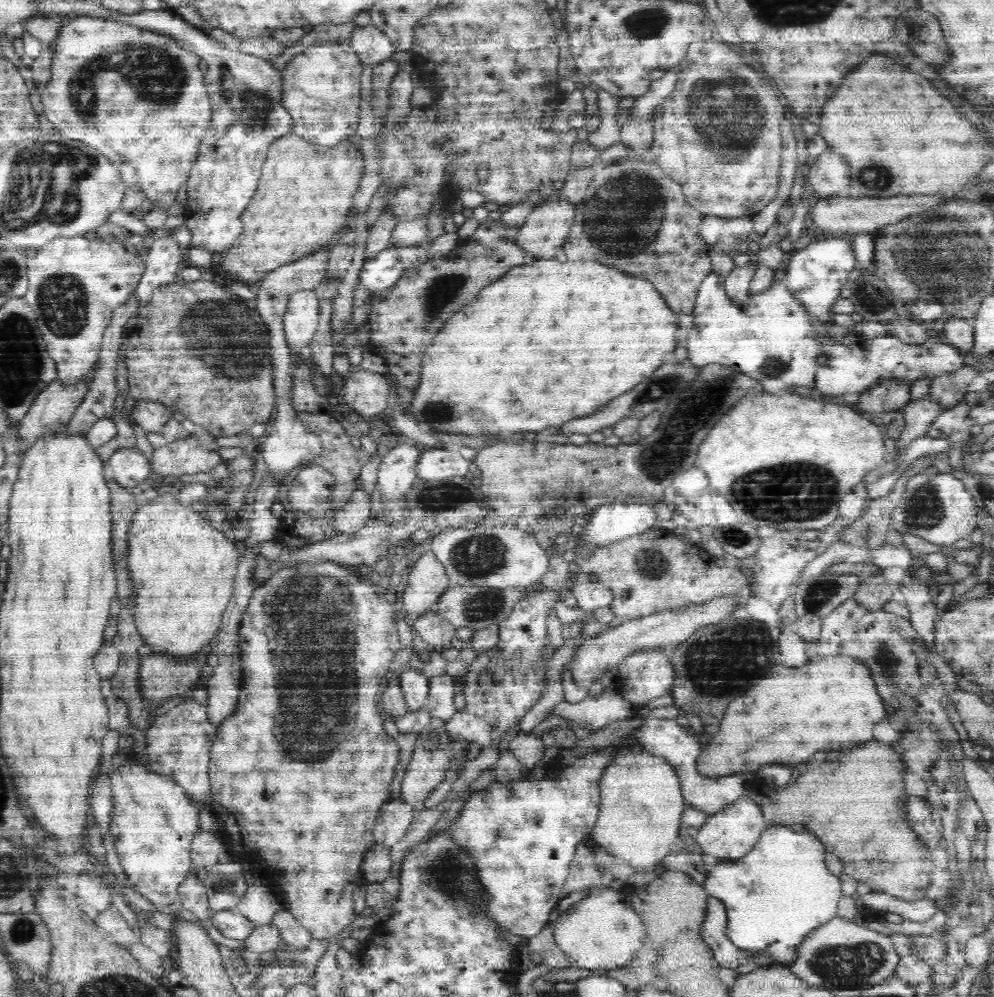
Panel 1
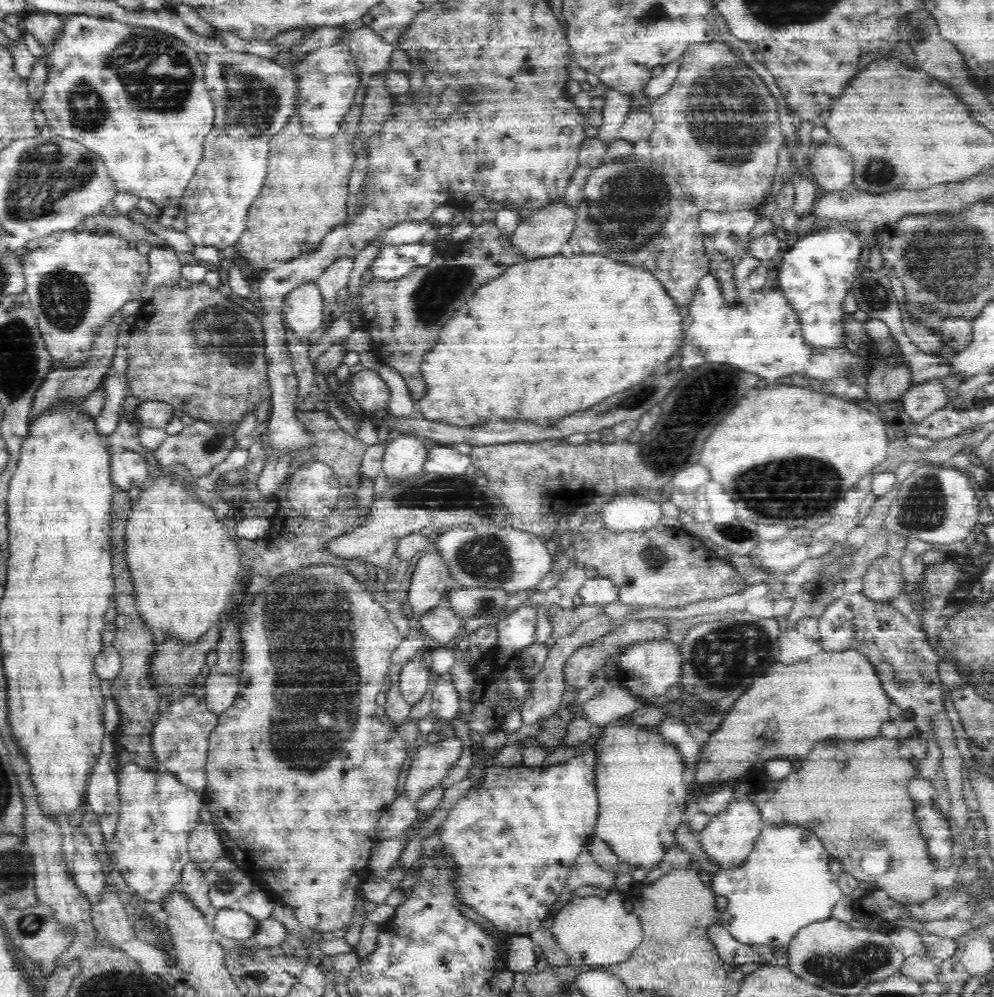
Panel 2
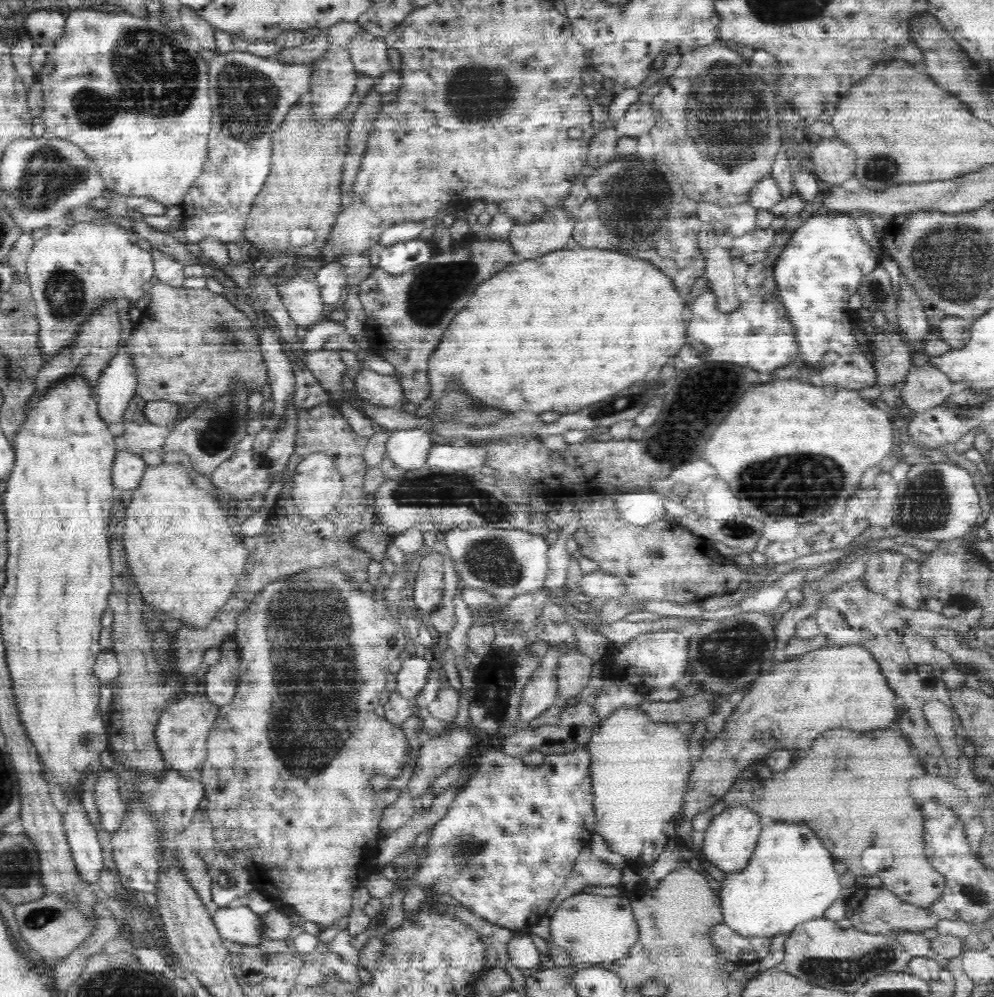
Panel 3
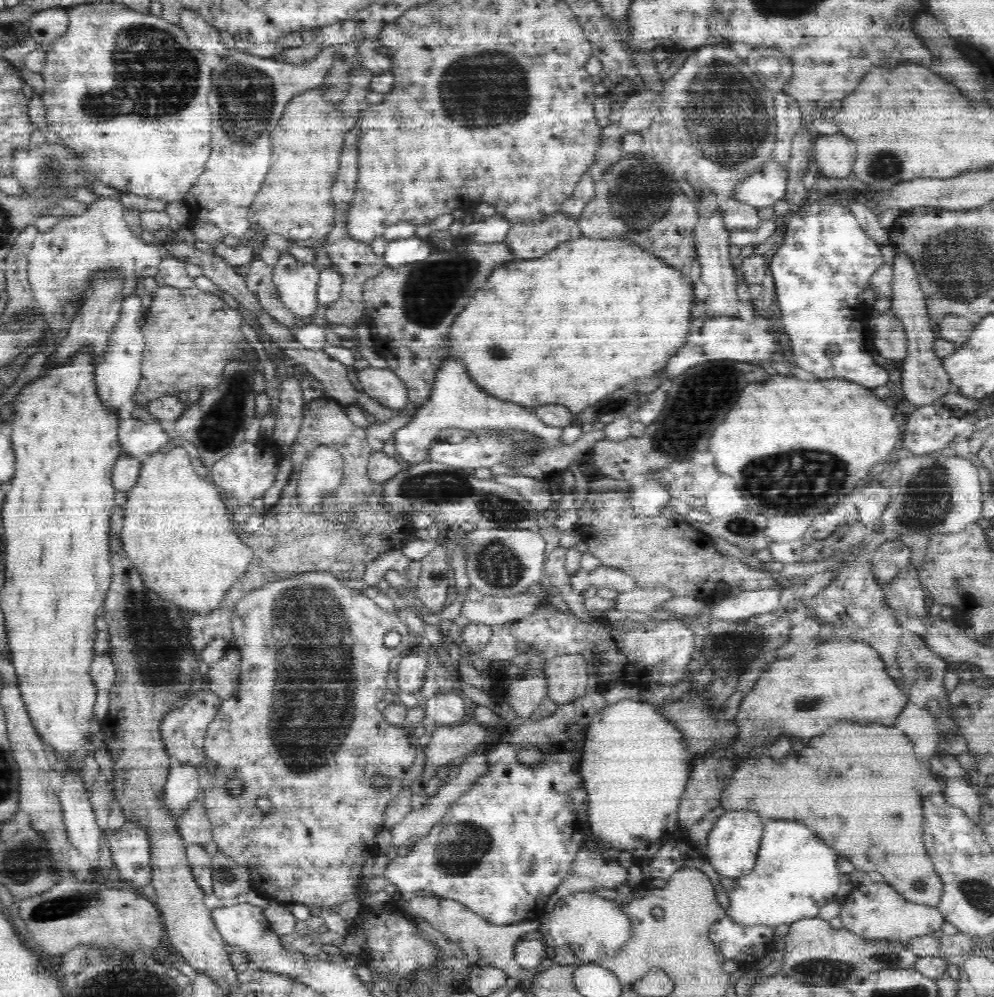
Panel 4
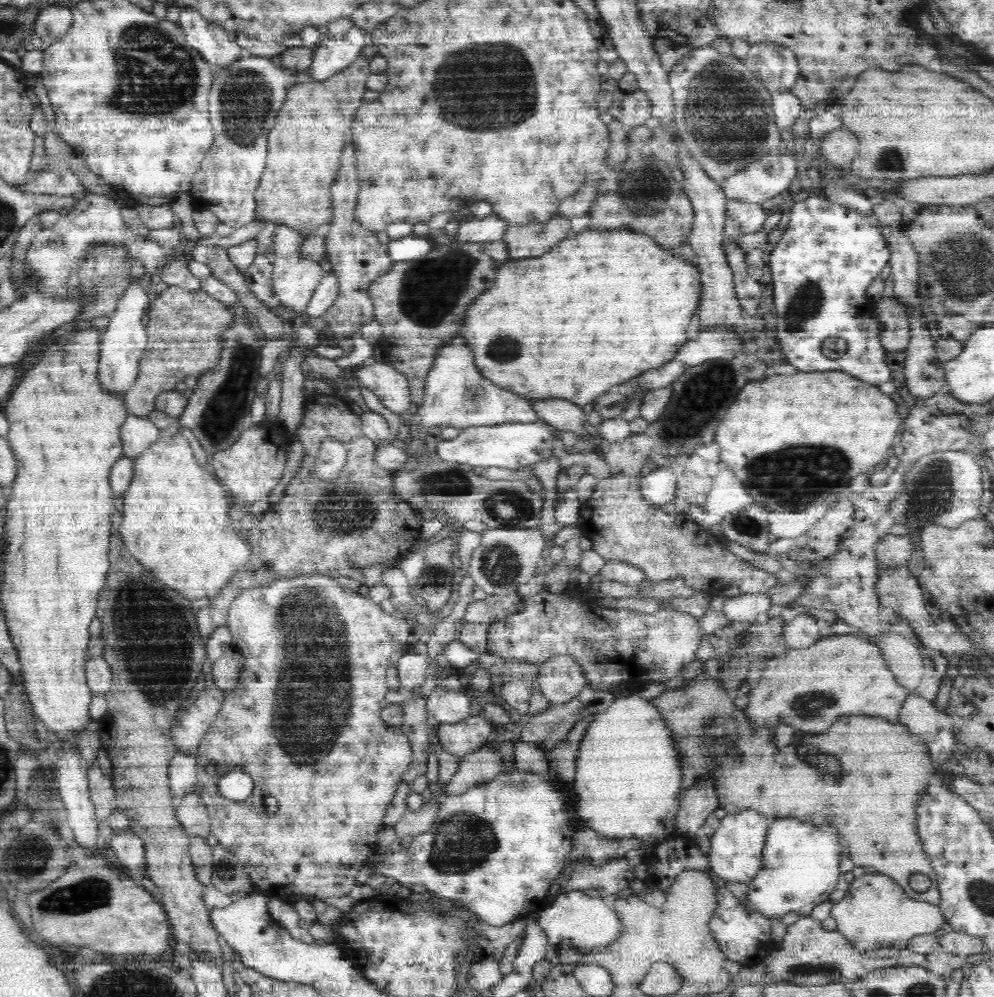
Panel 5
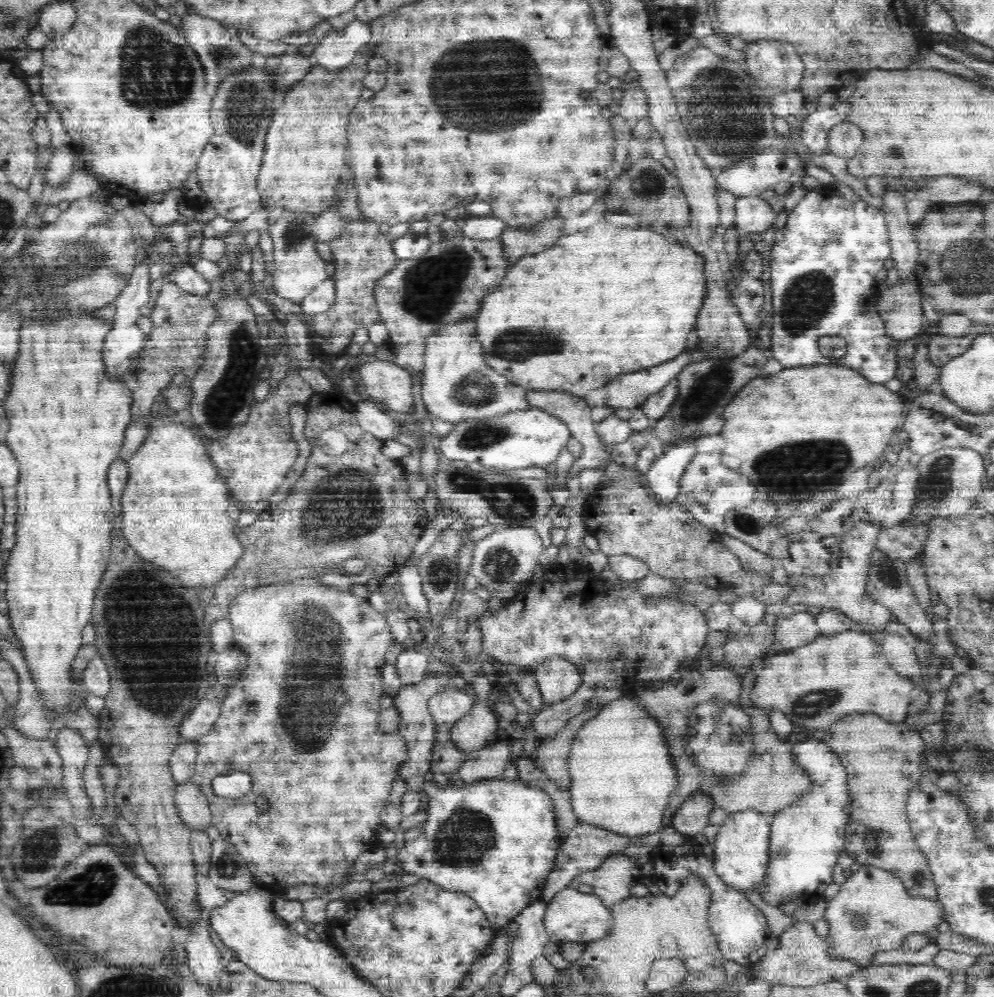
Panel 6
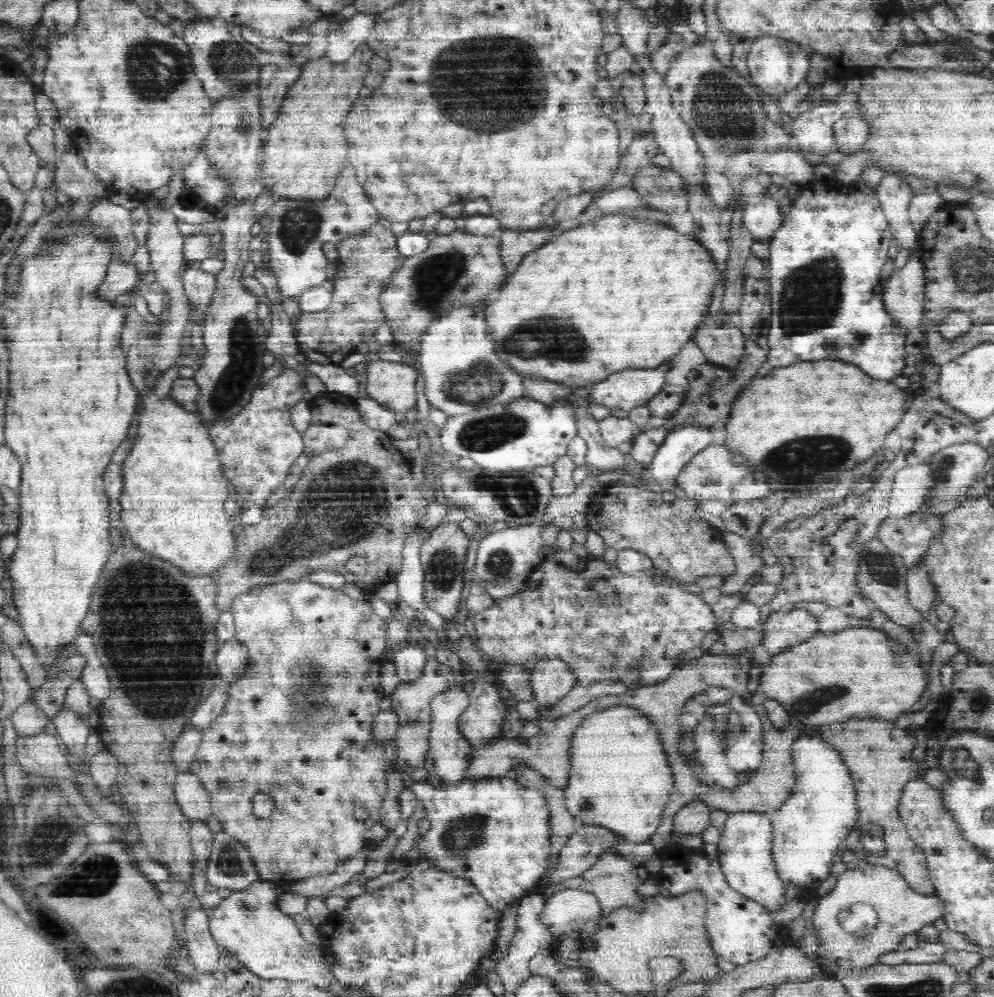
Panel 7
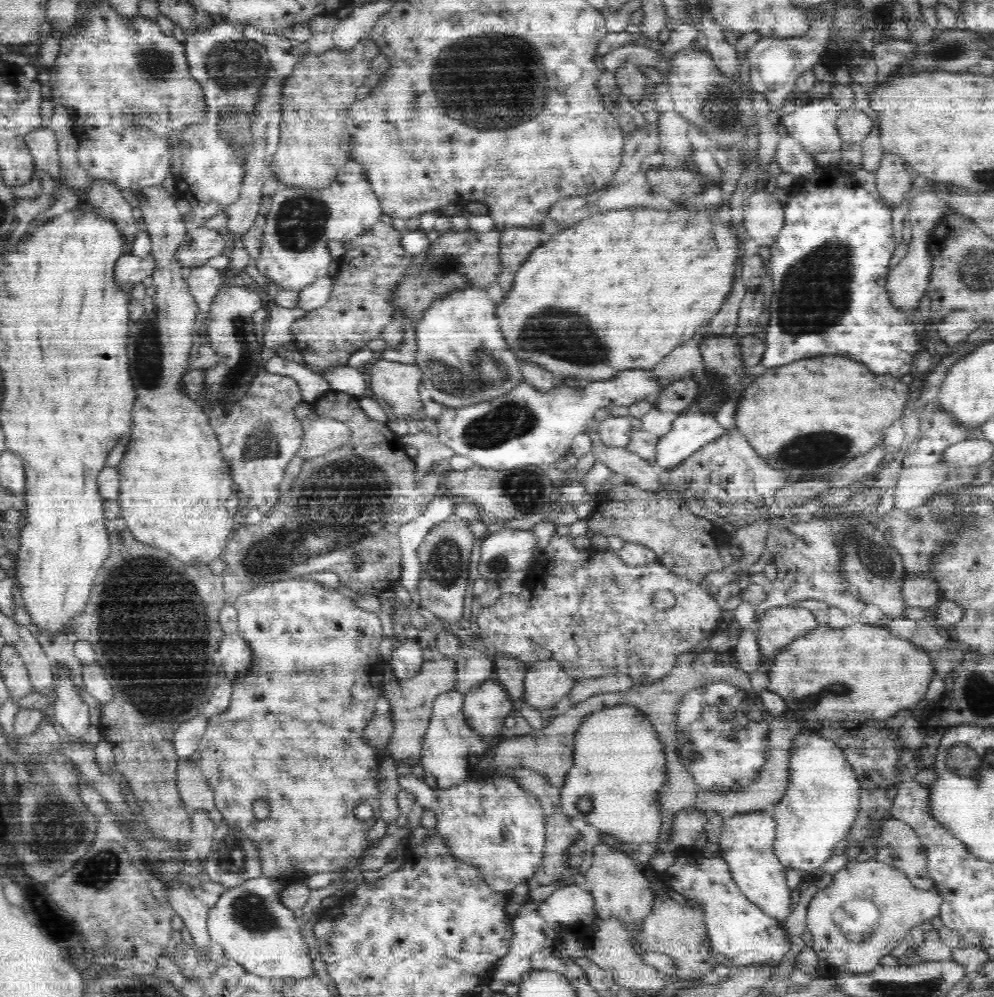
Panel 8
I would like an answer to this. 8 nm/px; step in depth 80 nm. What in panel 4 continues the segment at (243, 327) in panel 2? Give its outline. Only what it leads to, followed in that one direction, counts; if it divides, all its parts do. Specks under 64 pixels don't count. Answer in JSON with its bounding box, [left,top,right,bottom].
[130,282,244,408]

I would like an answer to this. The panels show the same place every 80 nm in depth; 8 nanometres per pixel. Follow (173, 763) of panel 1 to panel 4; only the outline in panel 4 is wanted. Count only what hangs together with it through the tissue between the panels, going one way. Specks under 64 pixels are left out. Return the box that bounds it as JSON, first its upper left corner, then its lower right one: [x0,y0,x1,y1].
[162,690,223,765]

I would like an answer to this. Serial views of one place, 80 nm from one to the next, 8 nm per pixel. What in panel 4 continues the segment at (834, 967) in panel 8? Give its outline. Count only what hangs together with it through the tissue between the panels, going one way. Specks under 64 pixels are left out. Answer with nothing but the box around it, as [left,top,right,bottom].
[838,880,945,947]

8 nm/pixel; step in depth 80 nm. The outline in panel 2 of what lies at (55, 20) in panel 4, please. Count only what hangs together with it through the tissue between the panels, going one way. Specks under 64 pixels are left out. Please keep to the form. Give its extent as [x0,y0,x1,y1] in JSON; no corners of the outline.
[20,11,64,49]

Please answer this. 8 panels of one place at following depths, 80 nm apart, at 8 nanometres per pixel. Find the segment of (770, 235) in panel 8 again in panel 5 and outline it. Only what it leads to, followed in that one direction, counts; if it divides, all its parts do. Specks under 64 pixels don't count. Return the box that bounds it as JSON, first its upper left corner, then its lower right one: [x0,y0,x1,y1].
[725,199,769,234]

